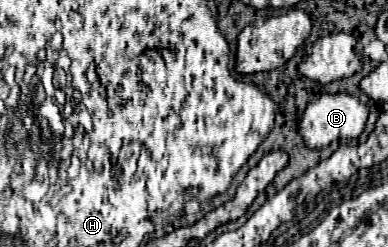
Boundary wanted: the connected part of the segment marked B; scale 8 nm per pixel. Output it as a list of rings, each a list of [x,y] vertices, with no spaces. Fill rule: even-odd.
[[[322,93],[318,101],[308,103],[300,119],[300,133],[310,149],[322,149],[336,139],[358,139],[366,127],[368,115],[370,107],[350,93],[336,93],[336,95]]]

